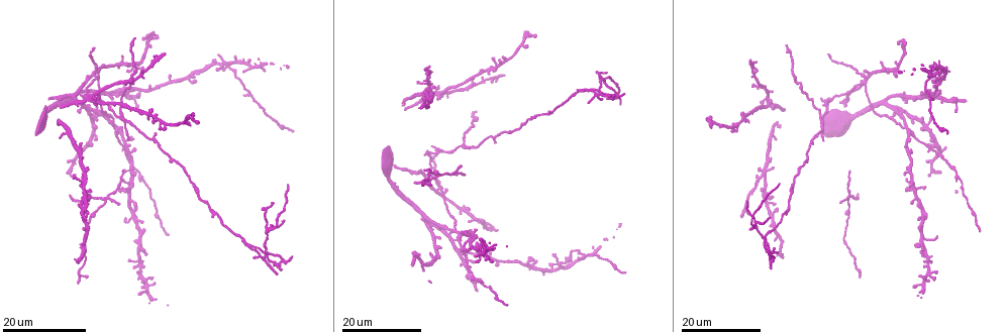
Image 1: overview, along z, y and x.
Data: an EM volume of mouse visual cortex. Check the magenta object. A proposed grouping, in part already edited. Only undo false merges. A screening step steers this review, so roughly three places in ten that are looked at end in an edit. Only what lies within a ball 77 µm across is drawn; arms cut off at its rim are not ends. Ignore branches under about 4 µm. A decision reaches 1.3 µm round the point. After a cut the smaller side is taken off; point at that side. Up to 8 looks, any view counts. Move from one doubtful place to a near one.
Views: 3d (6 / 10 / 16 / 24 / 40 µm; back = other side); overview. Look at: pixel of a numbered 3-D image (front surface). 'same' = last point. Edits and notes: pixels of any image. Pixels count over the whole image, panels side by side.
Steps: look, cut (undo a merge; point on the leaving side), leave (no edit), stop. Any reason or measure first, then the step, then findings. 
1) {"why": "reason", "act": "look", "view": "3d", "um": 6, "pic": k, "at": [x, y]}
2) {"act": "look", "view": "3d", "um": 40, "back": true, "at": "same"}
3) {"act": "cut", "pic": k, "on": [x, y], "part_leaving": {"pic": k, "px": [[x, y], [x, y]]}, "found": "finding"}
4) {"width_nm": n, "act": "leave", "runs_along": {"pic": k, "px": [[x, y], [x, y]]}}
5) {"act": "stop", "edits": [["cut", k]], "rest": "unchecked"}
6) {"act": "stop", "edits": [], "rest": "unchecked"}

{"act": "look", "view": "3d", "um": 16, "pic": 1, "at": [847, 218]}

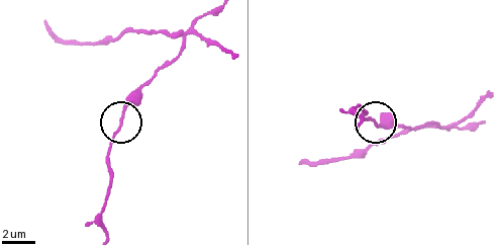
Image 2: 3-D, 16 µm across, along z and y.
{"why": "closer look", "act": "look", "view": "3d", "um": 6, "pic": 2, "at": [122, 111]}

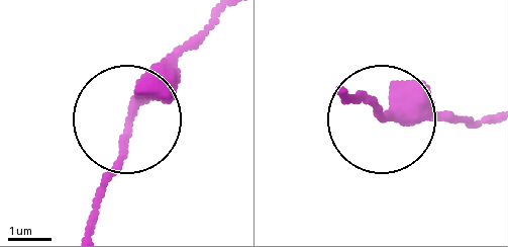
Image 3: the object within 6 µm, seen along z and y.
{"act": "leave", "found": "one cell here"}

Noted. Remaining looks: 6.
{"why": "four-way junction", "act": "look", "view": "3d", "um": 16, "pic": 1, "at": [106, 201]}

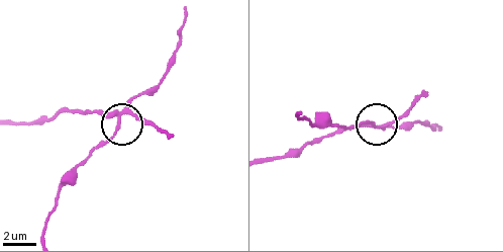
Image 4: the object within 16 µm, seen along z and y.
{"act": "look", "view": "3d", "um": 10, "pic": 4, "at": [119, 118]}

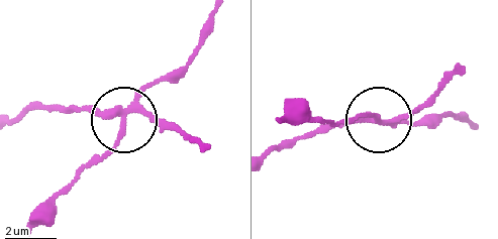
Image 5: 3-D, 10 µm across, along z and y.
{"width_nm": 230, "act": "cut", "pic": 5, "on": [161, 131], "part_leaving": {"pic": 5, "px": [[127, 107], [32, 107], [19, 114]]}, "found": "two cells meet here"}

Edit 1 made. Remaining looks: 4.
{"why": "small branch off a trunk", "act": "look", "view": "3d", "um": 16, "pic": 1, "at": [459, 237]}

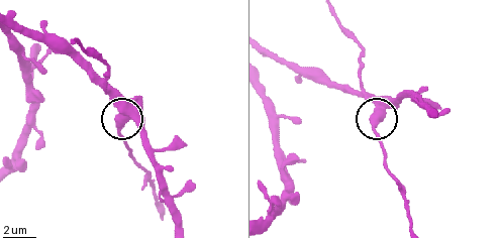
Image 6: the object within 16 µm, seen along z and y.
{"why": "closer look", "act": "look", "view": "3d", "um": 10, "pic": 6, "at": [382, 112]}

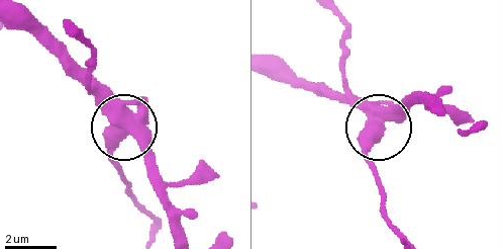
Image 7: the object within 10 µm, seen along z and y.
{"arms": 3, "act": "leave", "found": "all the same cell"}

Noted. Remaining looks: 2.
{"act": "look", "view": "3d", "um": 16, "pic": 1, "at": [441, 187]}

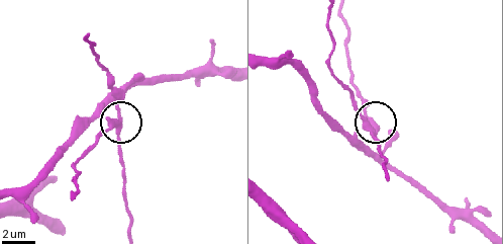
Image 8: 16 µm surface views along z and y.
{"act": "look", "view": "3d", "um": 10, "pic": 8, "at": [366, 122]}

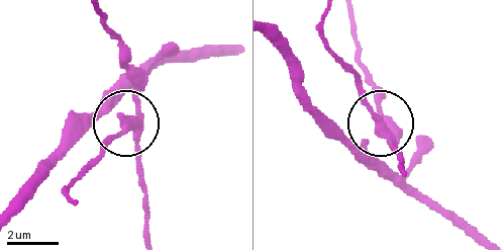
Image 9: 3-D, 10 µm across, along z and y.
{"act": "cut", "pic": 9, "on": [113, 136], "part_leaving": {"pic": 9, "px": [[138, 121], [69, 184], [73, 199]]}, "found": "a second cell is stuck on"}

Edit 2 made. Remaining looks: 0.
{"act": "stop", "edits": [["cut", 5], ["cut", 9]], "rest": "unchecked"}

